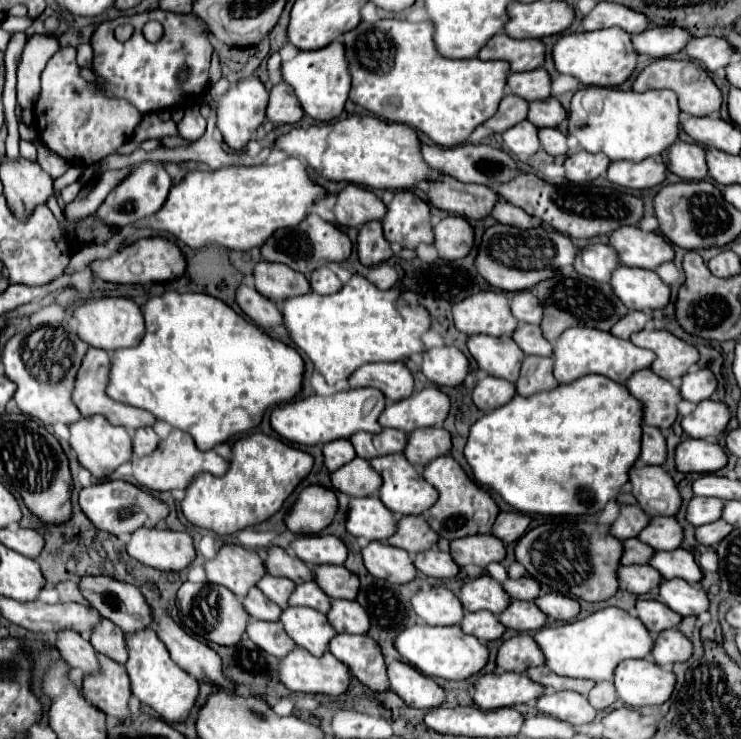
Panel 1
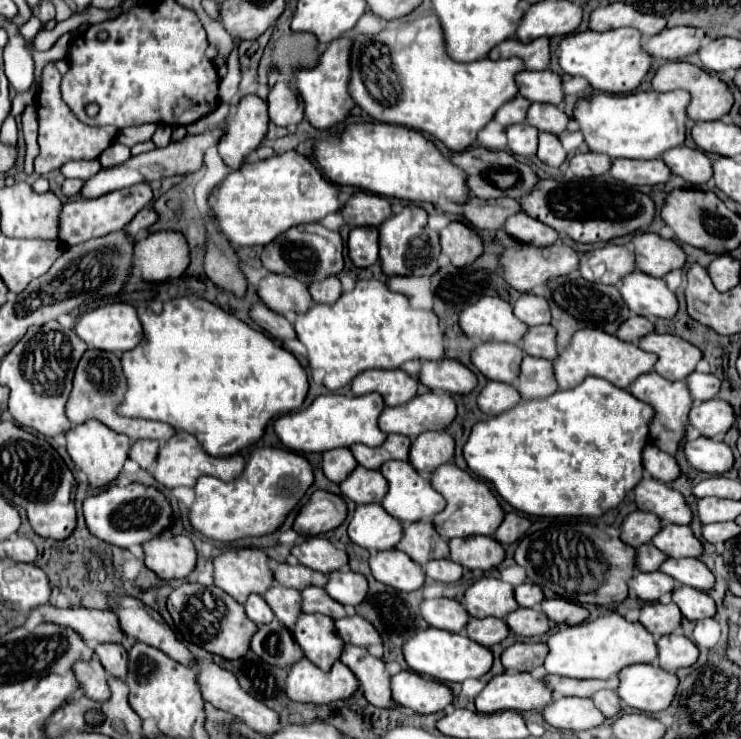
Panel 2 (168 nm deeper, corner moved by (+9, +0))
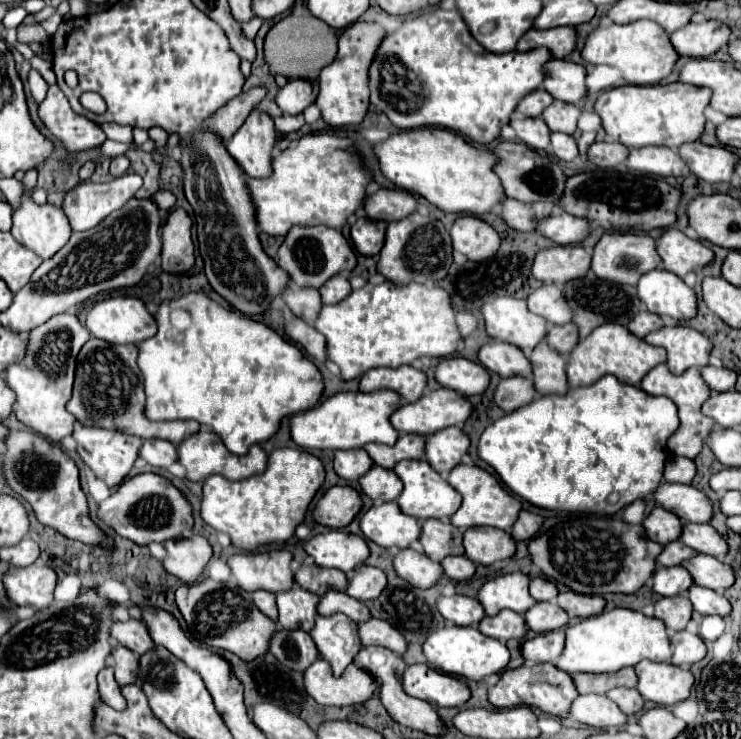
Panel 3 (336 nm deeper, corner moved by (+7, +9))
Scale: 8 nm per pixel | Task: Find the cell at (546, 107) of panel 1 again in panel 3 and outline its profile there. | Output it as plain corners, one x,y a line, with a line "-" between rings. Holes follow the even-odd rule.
553,100
553,104
547,106
547,110
543,110
541,116
551,132
573,134
577,130
577,120
581,116
581,108
577,104

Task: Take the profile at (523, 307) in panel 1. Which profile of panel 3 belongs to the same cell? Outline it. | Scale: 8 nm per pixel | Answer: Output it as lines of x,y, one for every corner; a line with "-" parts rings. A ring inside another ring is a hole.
539,286
535,292
529,294
527,306
533,314
543,316
551,324
565,324
571,322
571,310
557,286

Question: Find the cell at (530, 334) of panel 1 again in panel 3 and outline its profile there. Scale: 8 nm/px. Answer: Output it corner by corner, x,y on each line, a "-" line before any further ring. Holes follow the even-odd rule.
573,322
563,324
563,326
551,324
547,328
547,334
545,334
545,342
553,350
557,350
559,354
563,354
563,356
567,356
573,350
573,346
577,344
577,340
579,340
577,338
577,326

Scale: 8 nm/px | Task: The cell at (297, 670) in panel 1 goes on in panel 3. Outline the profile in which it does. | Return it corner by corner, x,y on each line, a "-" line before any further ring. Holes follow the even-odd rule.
319,658
303,672
307,694
323,706
351,706
371,698
375,690
373,676
351,664
341,676
331,674
331,666

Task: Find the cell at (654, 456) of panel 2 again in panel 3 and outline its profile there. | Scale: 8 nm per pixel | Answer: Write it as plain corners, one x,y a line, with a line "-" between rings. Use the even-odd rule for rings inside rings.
669,458
665,460
665,470
663,478
667,482
679,482
679,484
689,484
695,476
695,464
689,458

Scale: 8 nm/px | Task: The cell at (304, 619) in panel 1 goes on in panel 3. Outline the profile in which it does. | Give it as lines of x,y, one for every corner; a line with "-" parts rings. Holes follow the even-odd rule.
339,612
331,616
317,616
309,634
315,640
321,658
331,664
333,674
341,674
361,650
357,624

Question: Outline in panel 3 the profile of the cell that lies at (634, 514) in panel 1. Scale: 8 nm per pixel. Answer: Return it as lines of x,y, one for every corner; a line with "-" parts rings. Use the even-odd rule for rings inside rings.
657,506
643,520
643,528
645,528
645,532
651,540
655,540
659,544
667,544
667,542
679,538
683,524
675,514
671,514
671,512

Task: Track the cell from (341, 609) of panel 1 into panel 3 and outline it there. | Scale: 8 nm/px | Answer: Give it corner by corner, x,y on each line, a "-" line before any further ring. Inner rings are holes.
379,618
357,622
357,634
363,646
383,646
393,650
395,654
403,654
407,650
405,638
389,622
383,622

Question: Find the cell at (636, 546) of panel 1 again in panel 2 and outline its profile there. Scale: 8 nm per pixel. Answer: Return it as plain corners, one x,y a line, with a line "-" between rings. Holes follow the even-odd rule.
647,543
647,545
641,545
637,549
637,569
643,571
643,573
651,573
651,571
657,571
669,557
659,551
653,543

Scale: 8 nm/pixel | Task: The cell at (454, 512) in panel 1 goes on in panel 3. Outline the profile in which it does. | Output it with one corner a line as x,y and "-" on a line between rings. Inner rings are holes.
459,464
455,466
449,476
447,482
461,494
463,502
459,506
459,510
451,516
451,524
457,528
471,528
471,526
495,526
501,530
509,530
511,524
515,522
519,510
521,510
521,502
511,496
489,472
477,468
477,466
467,466
467,464

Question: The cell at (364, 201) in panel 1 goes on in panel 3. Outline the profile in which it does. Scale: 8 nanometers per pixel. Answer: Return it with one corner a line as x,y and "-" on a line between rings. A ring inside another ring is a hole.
379,188
377,192
365,196
363,210
371,220
395,222
415,210
415,198
405,190

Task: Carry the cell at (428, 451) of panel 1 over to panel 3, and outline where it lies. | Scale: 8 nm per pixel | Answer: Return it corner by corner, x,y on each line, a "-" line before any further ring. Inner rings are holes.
455,426
443,428
425,438
427,438
425,460
431,464
433,470
437,470
443,478
447,478
449,470
457,466
461,462
461,456
467,452
469,438

